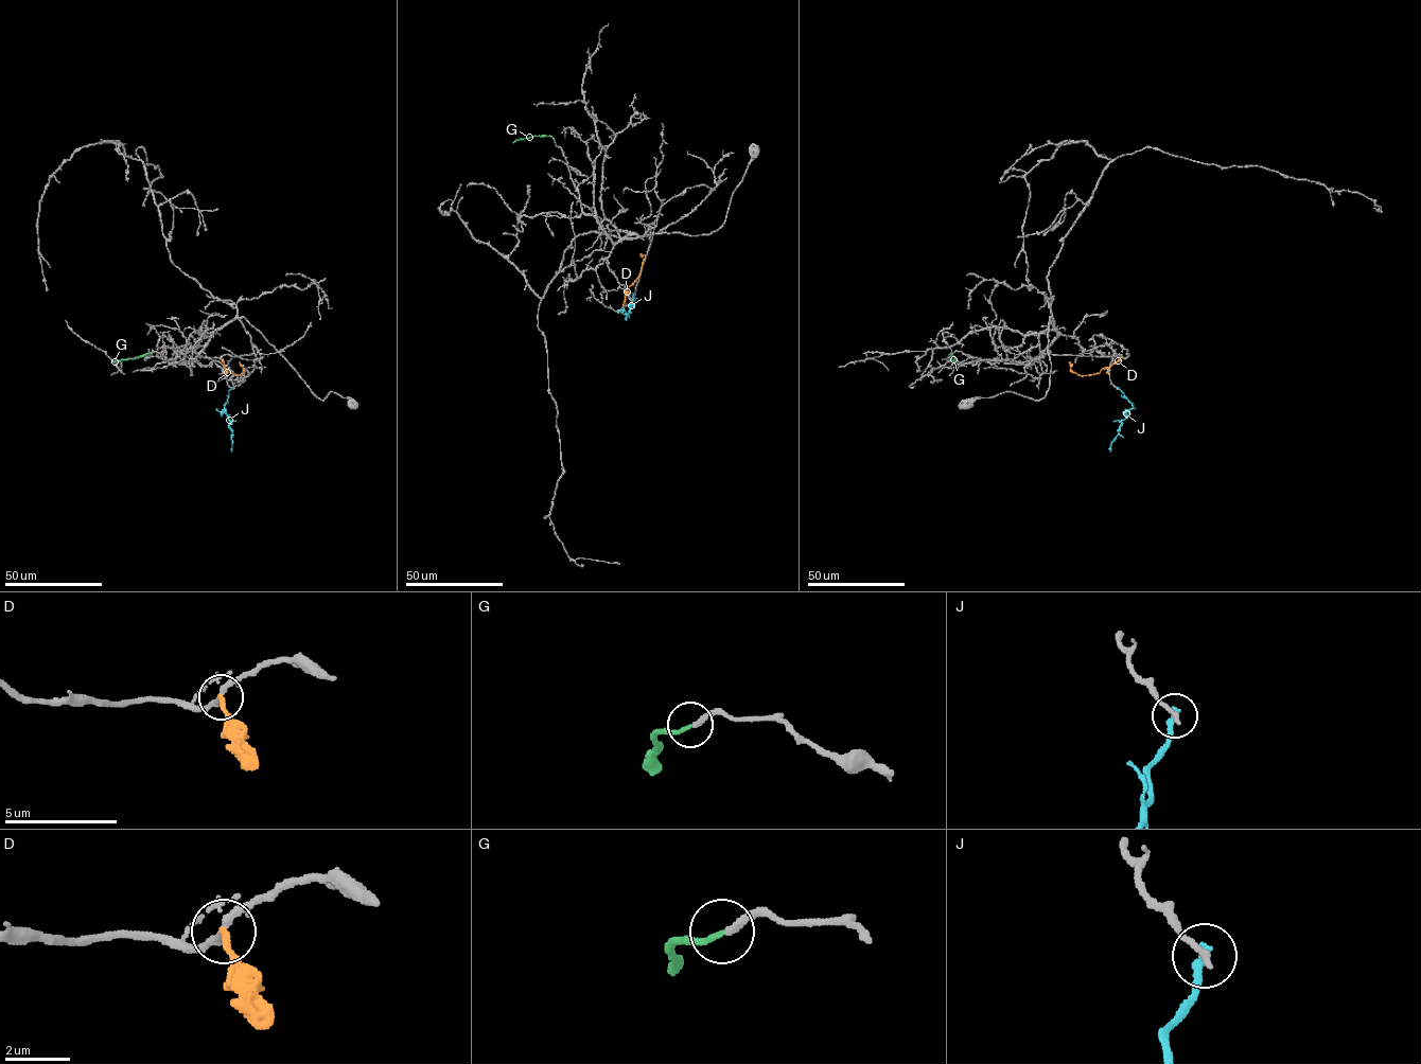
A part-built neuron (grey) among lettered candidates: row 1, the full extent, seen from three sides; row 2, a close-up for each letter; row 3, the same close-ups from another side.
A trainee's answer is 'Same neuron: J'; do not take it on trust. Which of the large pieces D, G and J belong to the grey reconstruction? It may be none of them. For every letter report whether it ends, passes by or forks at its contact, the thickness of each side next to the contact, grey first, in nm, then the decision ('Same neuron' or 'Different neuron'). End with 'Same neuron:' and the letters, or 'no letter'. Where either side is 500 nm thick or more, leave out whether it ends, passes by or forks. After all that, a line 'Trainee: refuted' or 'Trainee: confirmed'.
D: It ends there. Thickness 200 nm (grey) against 240 nm. Different neuron
G: It ends there. Thickness 240 nm (grey) against 180 nm. Same neuron
J: It ends there. Thickness 260 nm (grey) against 280 nm. Different neuron
Same neuron: G
Trainee: refuted

